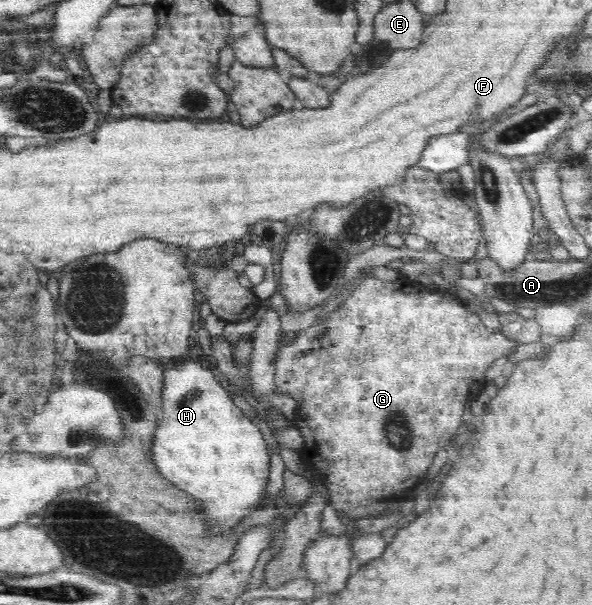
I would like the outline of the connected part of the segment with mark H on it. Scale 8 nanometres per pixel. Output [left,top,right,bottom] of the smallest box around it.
[153,361,270,527]

